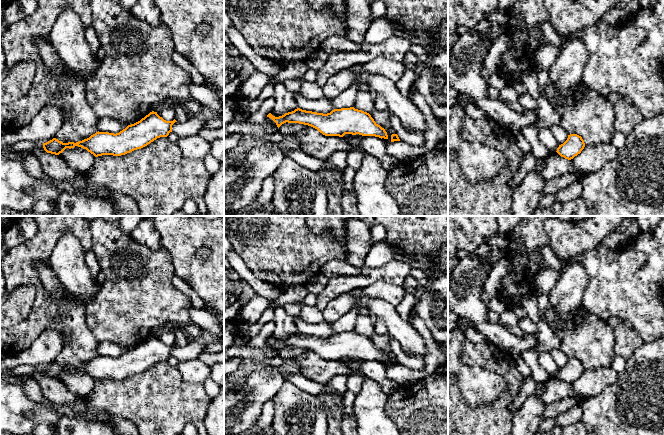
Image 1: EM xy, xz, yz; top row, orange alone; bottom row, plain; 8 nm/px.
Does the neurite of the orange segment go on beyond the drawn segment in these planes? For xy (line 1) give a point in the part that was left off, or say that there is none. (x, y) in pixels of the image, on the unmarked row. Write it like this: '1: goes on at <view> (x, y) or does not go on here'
1: does not go on here

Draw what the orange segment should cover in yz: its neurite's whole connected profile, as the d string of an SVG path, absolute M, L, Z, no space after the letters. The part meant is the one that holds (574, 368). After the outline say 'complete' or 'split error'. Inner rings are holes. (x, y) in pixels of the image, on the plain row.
M570 358L568 359L567 364L563 368L559 369L556 376L561 381L571 384L580 378L584 371L585 367L581 360L577 358Z; complete

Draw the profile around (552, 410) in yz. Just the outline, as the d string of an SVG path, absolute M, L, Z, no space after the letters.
M576 394L575 396L545 405L544 418L556 418L564 411L574 406L580 406L584 400L585 397Z

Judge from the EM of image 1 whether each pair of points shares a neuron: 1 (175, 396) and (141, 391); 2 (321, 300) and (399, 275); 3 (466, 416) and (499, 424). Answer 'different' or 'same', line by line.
1: same
2: same
3: same

